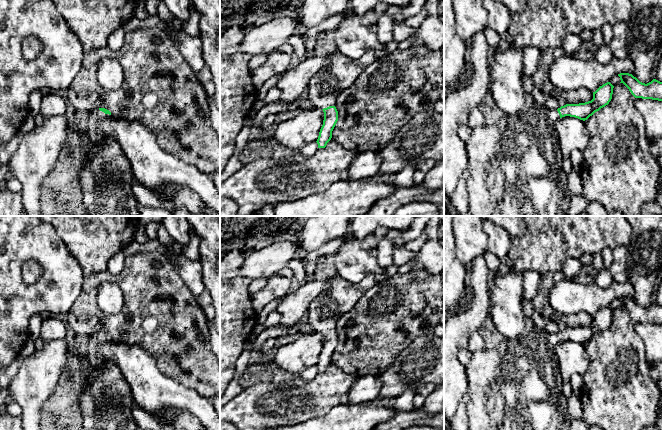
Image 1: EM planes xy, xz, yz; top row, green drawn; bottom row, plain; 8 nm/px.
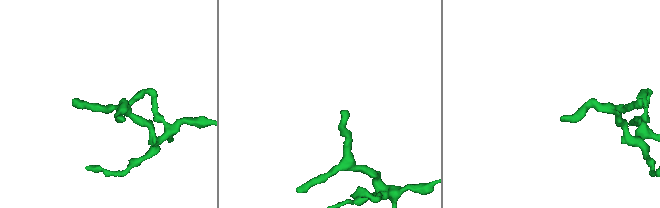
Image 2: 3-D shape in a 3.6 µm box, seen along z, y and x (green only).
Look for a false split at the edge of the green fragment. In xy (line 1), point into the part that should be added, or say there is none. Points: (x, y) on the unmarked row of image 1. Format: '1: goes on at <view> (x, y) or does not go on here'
1: goes on at xy (106, 400)

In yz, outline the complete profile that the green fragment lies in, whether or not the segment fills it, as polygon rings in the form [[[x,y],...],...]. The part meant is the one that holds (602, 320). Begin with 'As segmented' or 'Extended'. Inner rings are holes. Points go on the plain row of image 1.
Extended. [[[607,306],[593,316],[591,325],[579,328],[566,328],[557,334],[547,333],[537,326],[532,318],[525,318],[523,332],[514,339],[506,339],[503,351],[485,349],[474,352],[465,366],[468,375],[470,400],[467,405],[469,430],[570,430],[571,417],[567,398],[562,393],[563,378],[556,357],[555,347],[562,341],[570,340],[587,344],[595,336],[609,328],[614,310]]]

